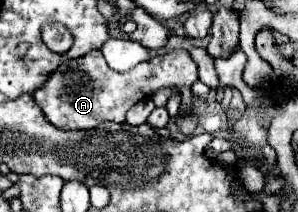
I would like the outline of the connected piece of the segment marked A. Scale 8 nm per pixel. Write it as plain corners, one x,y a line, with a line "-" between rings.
173,50
173,52
167,52
163,56
155,56
153,60
135,66
131,72
115,72
107,66
101,52
89,52
81,58
65,60
55,70
55,74
51,74
47,84
35,92
35,102
41,108
45,120
51,122
55,128
59,128
59,130
91,130
101,122
125,122
125,112
131,106
135,106
137,102
149,98
159,88
165,88
165,86
187,86
187,88
191,88
191,84
195,80
197,80
197,64
189,56
187,50

